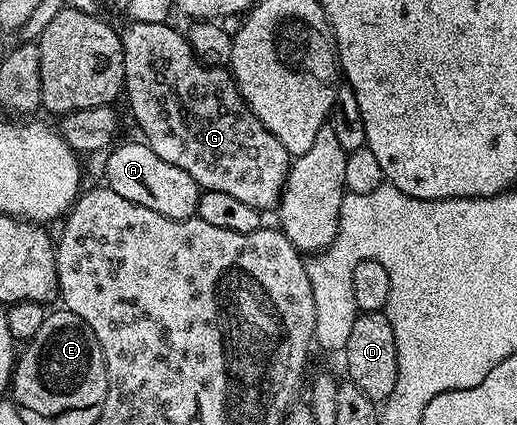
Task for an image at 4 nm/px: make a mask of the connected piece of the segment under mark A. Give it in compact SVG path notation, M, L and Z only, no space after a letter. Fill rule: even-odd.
M144 142L119 144L108 153L110 156L105 160L104 183L108 188L115 190L119 198L147 206L147 210L155 210L155 214L163 214L172 220L192 220L196 217L201 192L195 178L191 178L187 170L179 170L179 166L163 162L163 158L159 158L159 154L155 154L155 150L151 150Z

